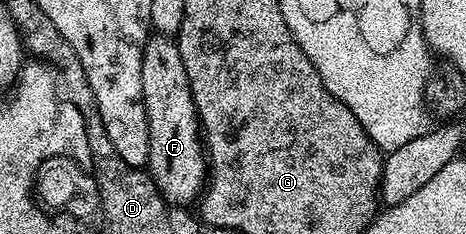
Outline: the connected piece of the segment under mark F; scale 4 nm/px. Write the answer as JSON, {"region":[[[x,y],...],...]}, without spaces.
{"region":[[[155,33],[148,38],[147,44],[143,46],[141,59],[141,85],[149,125],[149,161],[147,162],[149,174],[155,180],[159,194],[168,204],[187,207],[202,196],[209,174],[209,164],[205,154],[205,144],[201,138],[199,114],[195,112],[195,102],[189,89],[189,77],[181,61],[179,44],[172,36]]]}

